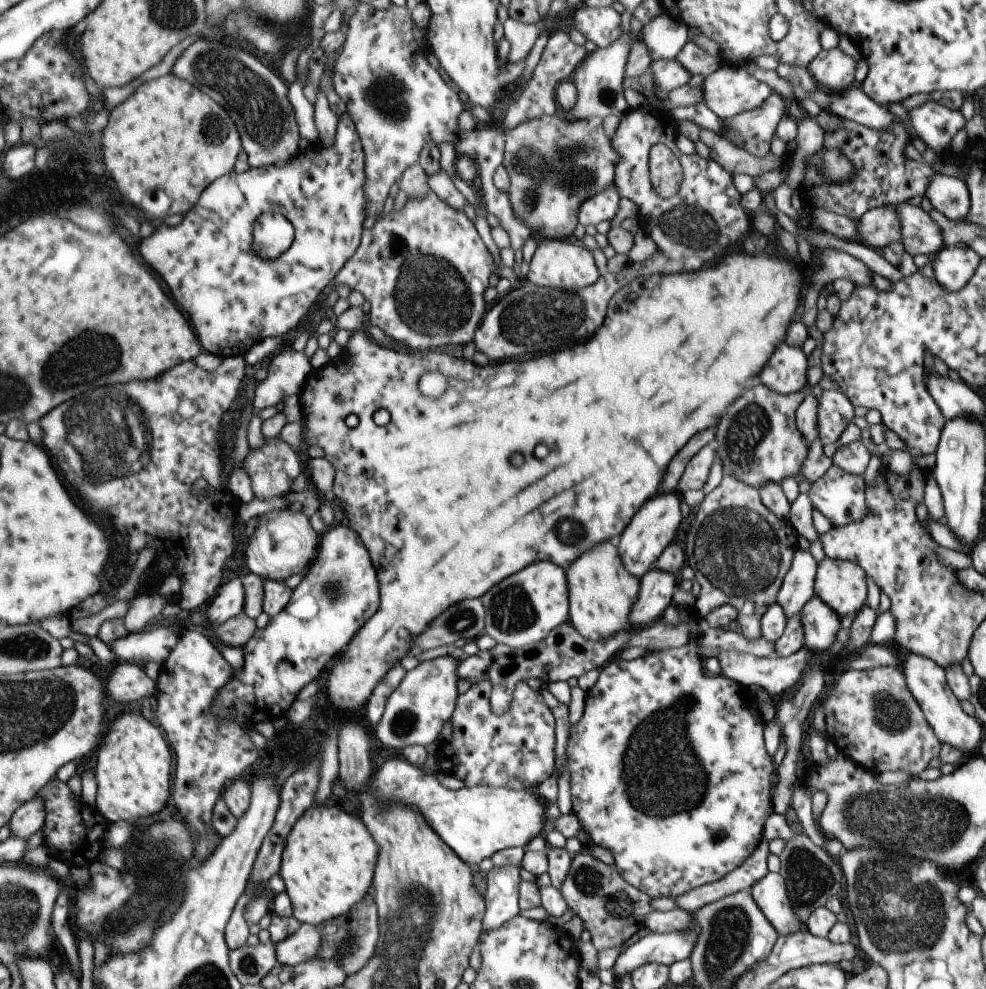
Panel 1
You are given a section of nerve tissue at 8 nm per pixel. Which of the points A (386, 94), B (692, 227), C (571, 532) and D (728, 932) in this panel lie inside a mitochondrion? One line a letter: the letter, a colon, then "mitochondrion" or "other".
A: mitochondrion
B: mitochondrion
C: mitochondrion
D: mitochondrion

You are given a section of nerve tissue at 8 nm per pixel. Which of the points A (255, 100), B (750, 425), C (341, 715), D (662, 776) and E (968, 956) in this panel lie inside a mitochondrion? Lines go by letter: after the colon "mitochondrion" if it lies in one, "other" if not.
A: mitochondrion
B: mitochondrion
C: other
D: mitochondrion
E: other

